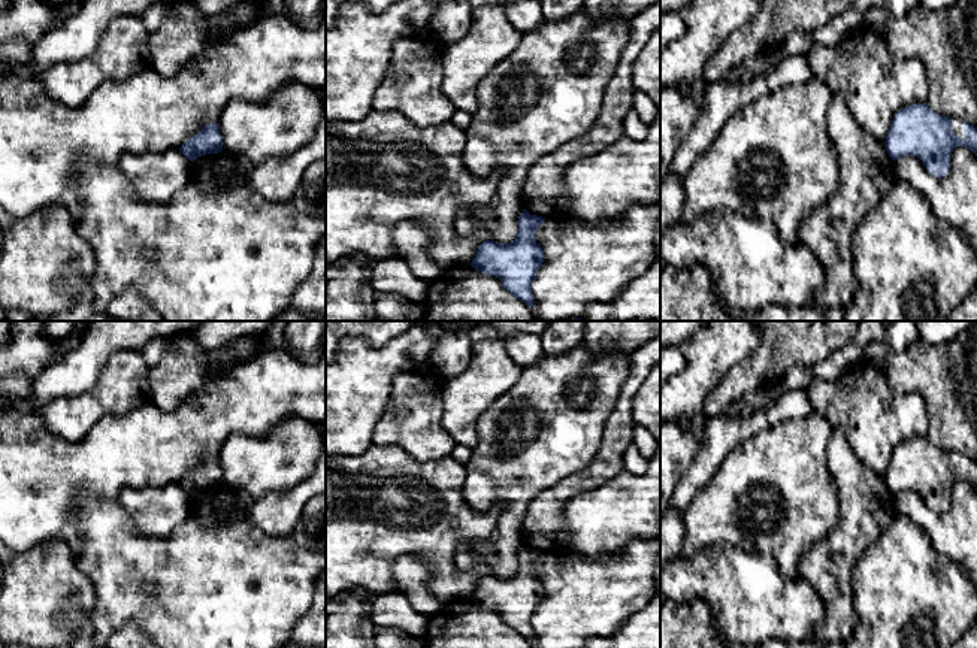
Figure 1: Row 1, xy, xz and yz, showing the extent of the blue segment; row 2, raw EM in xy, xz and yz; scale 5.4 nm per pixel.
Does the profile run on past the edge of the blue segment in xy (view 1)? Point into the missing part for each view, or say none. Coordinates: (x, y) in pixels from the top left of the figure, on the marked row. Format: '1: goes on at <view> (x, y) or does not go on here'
1: does not go on here

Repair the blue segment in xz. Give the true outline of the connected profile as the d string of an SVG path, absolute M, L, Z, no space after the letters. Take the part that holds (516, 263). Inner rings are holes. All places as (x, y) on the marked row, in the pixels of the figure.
M523 209L517 219L517 237L509 243L483 242L471 263L475 270L499 278L503 288L529 308L535 303L532 282L545 260L535 240L536 228L544 221Z

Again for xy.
M206 124L197 134L188 139L179 151L190 160L206 154L218 154L223 151L223 137L218 131L218 124Z

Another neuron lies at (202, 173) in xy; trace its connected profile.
M206 154L191 161L190 182L197 185L199 188L214 188L214 190L226 190L236 185L245 185L245 184L230 184L227 181L221 181L214 173L215 155L217 154Z

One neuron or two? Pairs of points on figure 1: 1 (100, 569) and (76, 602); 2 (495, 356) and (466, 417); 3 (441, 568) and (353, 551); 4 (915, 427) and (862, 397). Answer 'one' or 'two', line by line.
1: two
2: one
3: one
4: one

